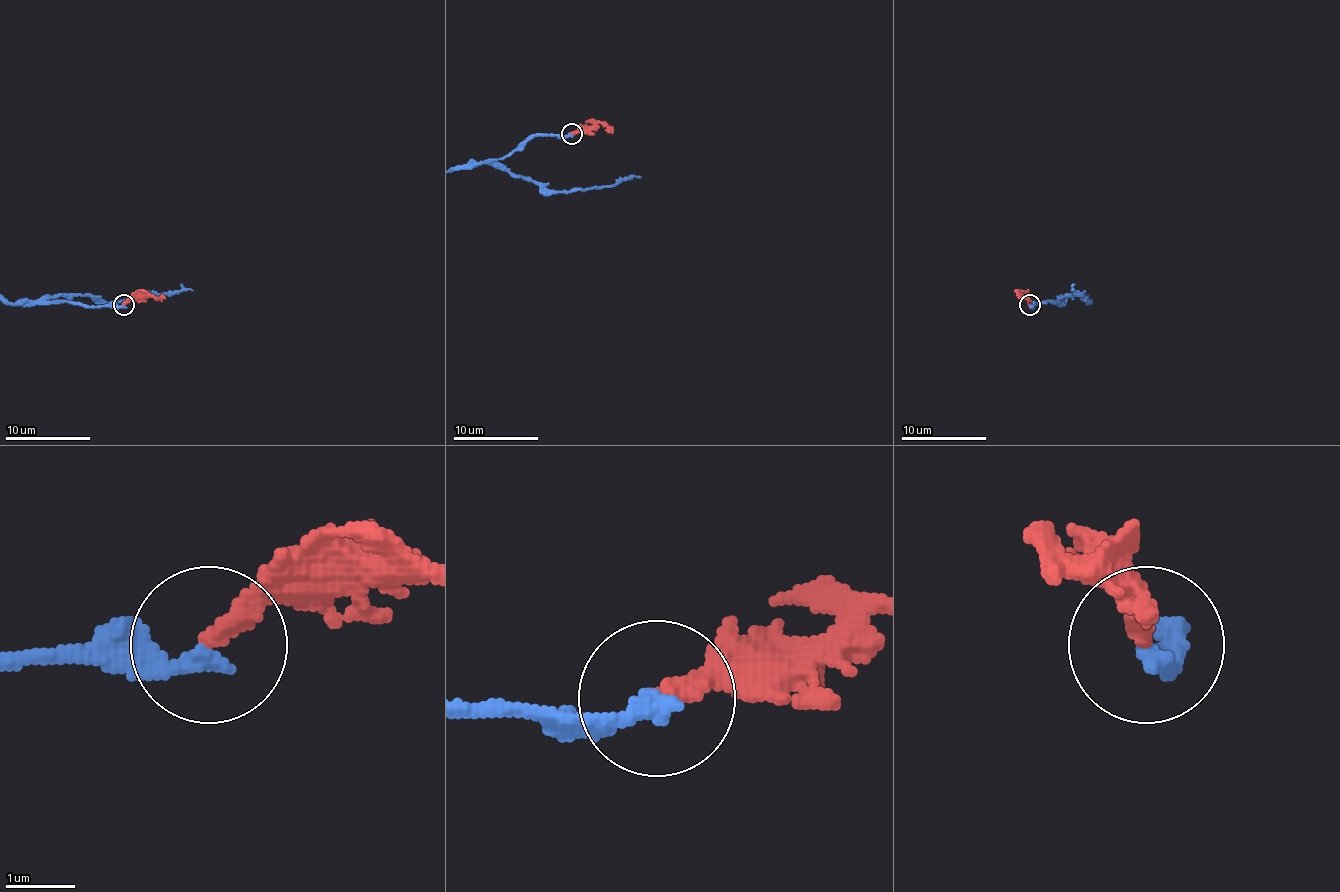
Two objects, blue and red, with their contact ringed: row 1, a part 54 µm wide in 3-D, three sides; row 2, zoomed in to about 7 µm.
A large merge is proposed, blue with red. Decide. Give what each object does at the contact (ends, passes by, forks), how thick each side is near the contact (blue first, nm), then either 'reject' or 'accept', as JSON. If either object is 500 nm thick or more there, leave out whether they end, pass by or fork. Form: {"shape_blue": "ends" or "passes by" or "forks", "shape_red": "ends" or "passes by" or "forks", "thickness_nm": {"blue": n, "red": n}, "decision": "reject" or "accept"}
{"shape_blue": "ends", "shape_red": "ends", "thickness_nm": {"blue": 300, "red": 280}, "decision": "accept"}

